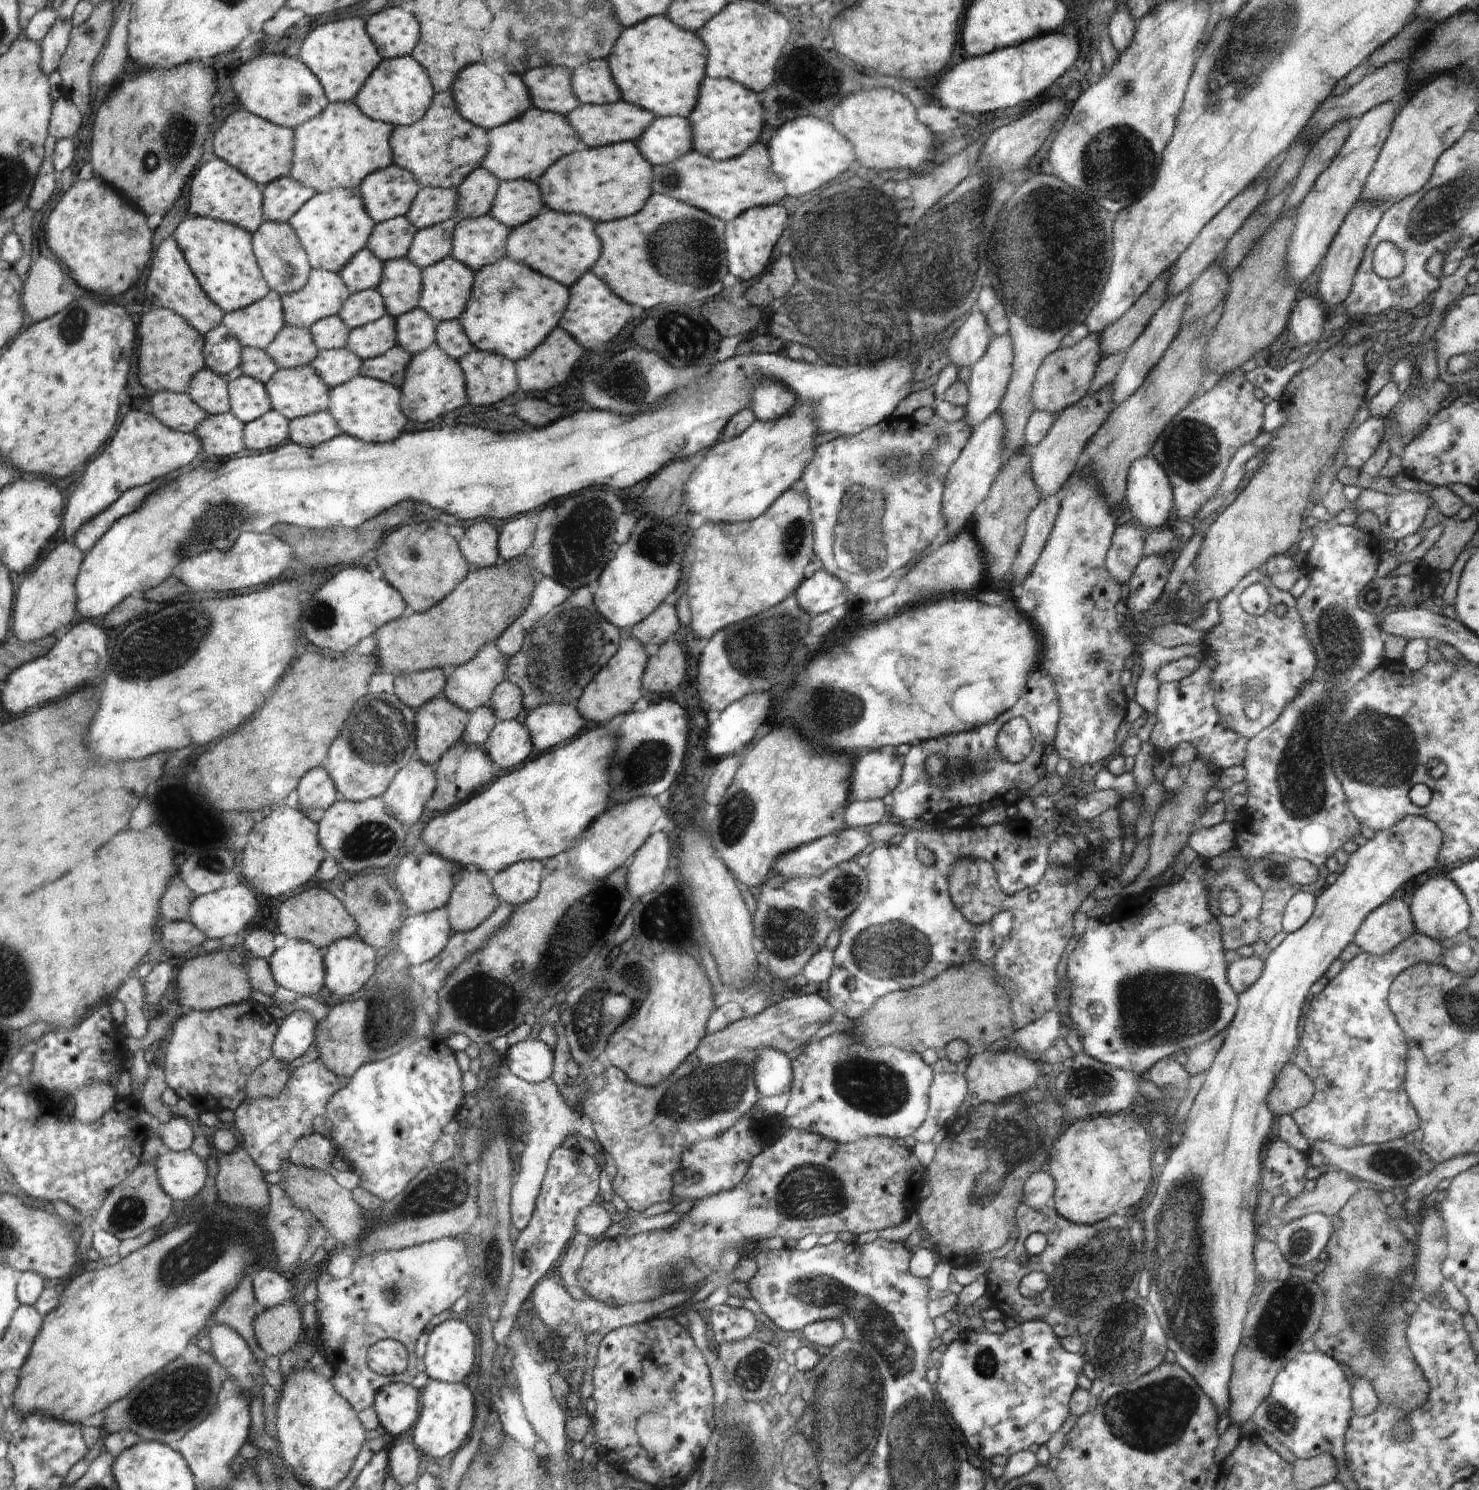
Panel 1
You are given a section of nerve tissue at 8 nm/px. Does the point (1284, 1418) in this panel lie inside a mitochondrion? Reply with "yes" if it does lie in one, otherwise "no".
yes

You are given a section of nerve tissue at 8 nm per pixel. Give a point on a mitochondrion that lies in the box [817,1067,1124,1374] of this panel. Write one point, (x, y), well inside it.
(1010, 1137)

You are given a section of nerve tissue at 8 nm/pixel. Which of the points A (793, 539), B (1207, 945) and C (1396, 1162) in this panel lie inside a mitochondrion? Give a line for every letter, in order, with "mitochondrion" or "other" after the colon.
A: mitochondrion
B: other
C: mitochondrion

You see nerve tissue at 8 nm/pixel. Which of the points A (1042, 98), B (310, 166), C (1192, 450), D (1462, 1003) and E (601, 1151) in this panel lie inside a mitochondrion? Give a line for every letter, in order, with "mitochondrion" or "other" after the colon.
A: other
B: mitochondrion
C: mitochondrion
D: mitochondrion
E: other

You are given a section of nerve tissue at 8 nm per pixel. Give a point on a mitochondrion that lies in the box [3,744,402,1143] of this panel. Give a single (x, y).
(374, 838)

